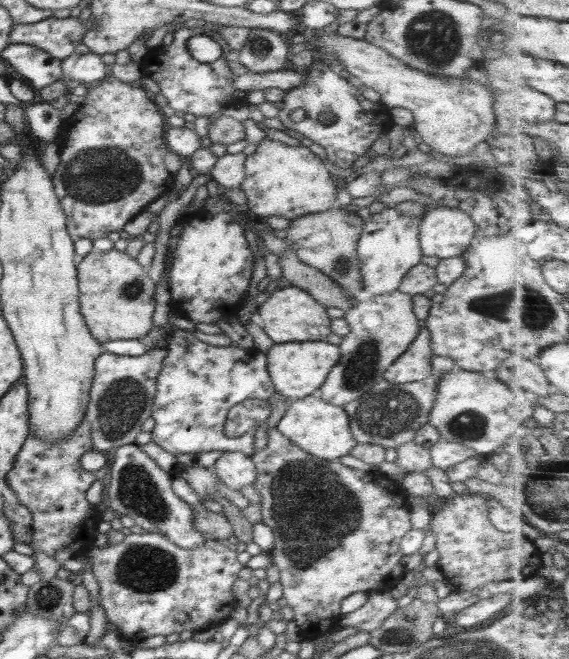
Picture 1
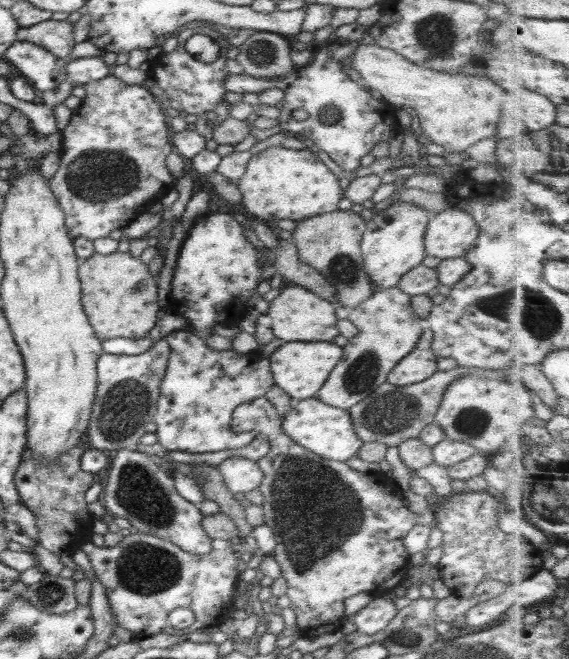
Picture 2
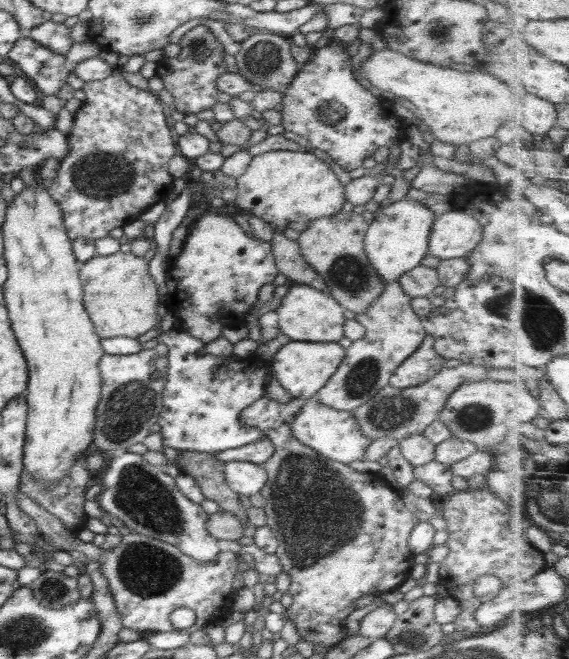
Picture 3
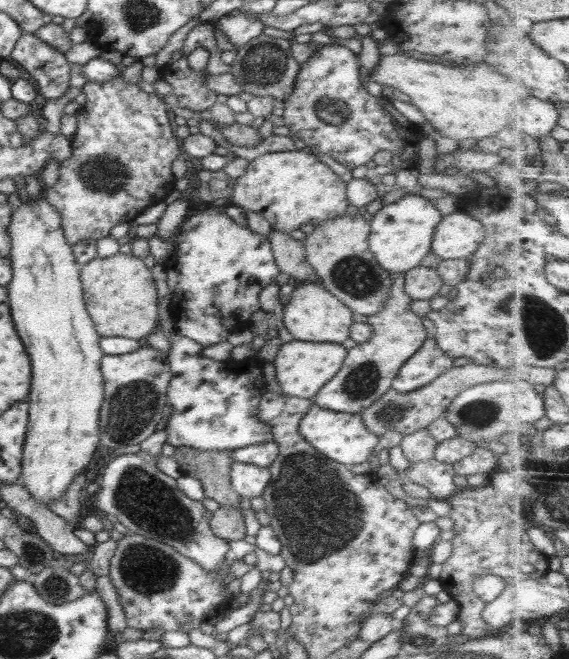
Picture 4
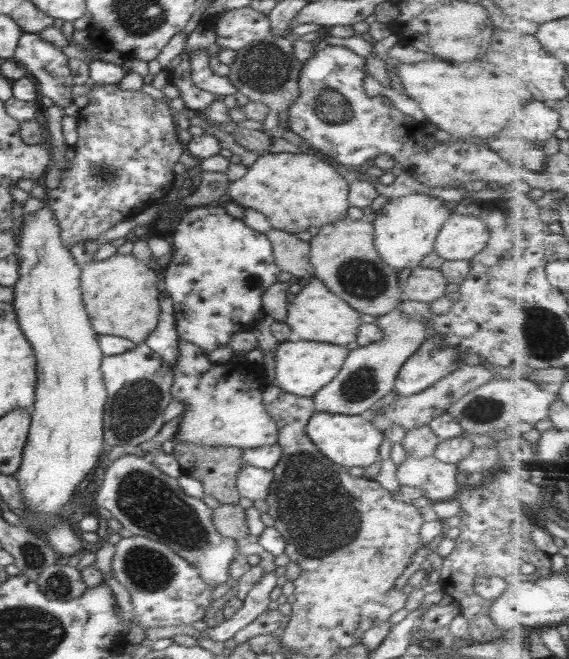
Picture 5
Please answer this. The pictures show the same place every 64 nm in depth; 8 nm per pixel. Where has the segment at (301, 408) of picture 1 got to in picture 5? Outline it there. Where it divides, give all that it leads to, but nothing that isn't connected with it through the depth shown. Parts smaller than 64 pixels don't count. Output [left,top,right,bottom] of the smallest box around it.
[306,410,384,469]

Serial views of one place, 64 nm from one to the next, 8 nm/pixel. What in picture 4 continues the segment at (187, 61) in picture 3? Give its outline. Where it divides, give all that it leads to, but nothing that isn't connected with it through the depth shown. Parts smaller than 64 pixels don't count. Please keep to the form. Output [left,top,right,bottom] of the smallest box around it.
[159,22,231,111]

